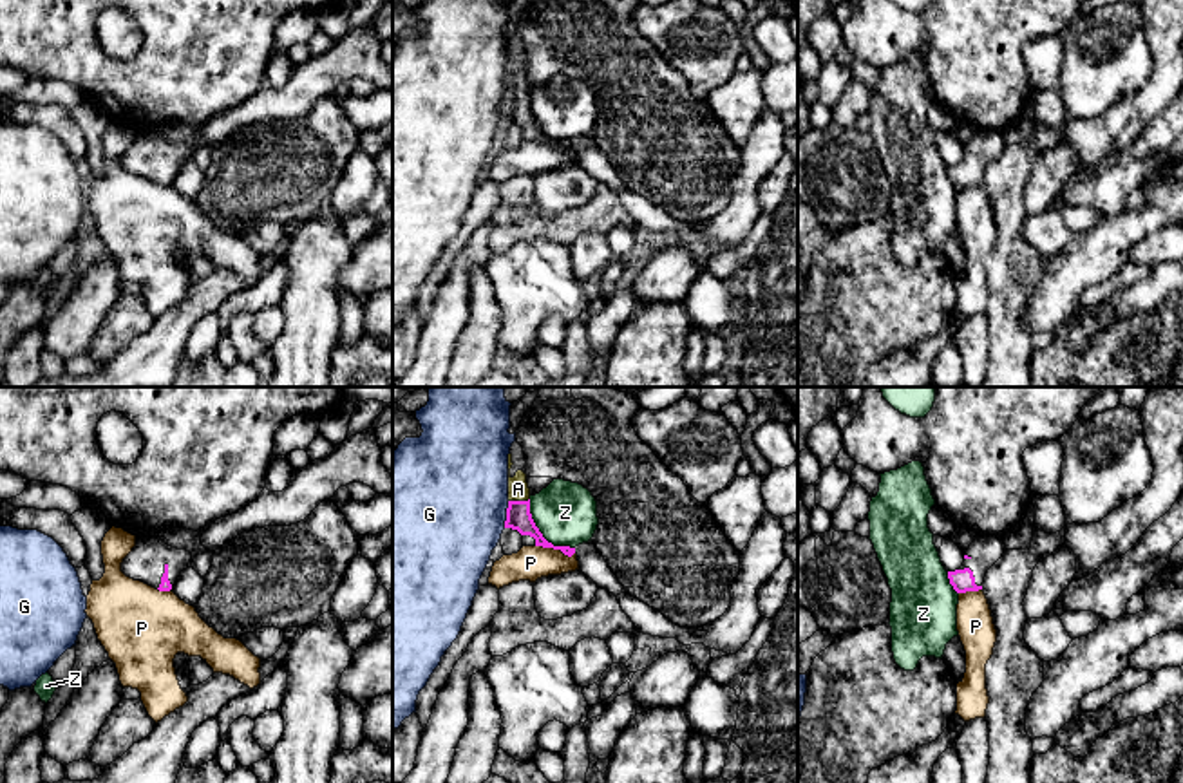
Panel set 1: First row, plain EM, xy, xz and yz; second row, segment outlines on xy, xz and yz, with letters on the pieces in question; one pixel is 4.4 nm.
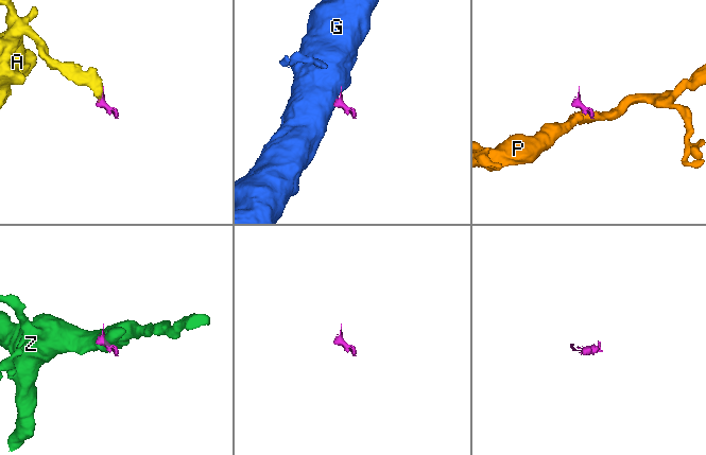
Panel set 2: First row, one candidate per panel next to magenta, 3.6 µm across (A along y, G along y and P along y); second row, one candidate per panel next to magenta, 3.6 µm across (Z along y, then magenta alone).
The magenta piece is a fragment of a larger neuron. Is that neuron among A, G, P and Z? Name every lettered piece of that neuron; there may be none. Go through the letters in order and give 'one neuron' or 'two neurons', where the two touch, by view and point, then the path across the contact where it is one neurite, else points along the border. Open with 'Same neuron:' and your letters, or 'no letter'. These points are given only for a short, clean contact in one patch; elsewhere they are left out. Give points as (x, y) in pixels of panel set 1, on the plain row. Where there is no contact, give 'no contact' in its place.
Same neuron: A
A: one neuron; contact xz (518, 96); way xz (518, 109), (518, 96), (518, 84)
G: two neurons; contact xz (507, 109); border xz (509, 96), (503, 122)
P: two neurons; contact xz (556, 143); border xz (536, 140), (559, 143), (568, 150), (574, 149)
Z: two neurons; contact xz (541, 129); border xz (529, 94), (529, 105), (538, 125), (554, 140), (574, 143)

